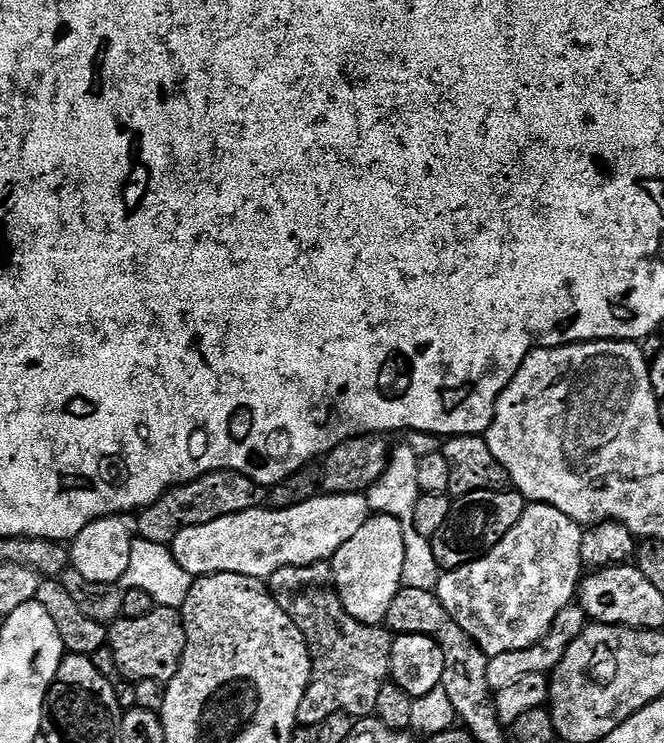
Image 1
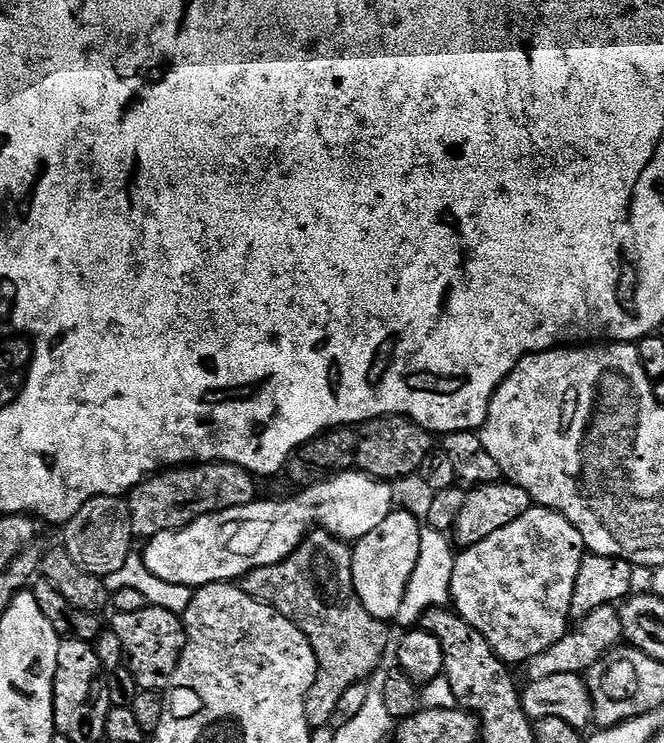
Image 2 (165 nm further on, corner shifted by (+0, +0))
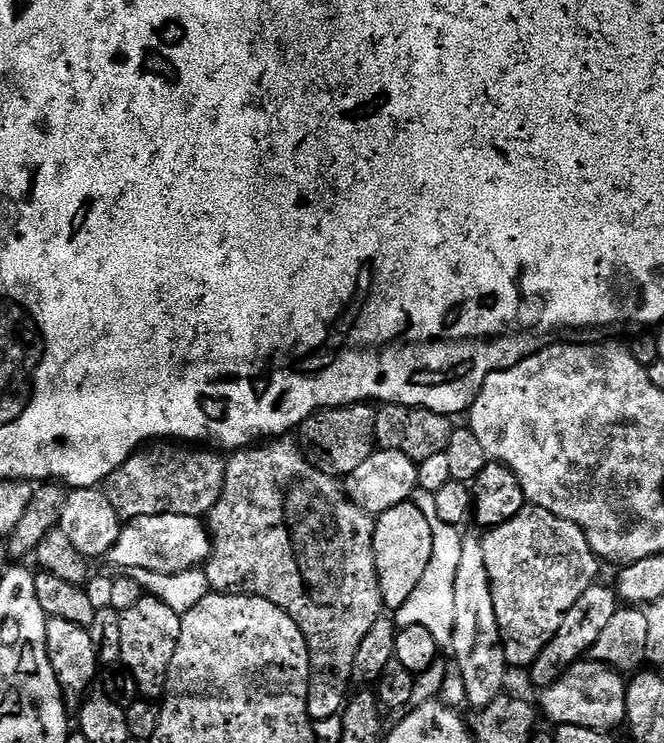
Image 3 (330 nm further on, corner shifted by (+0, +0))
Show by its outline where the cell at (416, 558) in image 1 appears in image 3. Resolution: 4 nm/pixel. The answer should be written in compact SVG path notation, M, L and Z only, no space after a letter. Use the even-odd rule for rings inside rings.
M417 487L411 503L416 504L418 510L426 514L426 522L430 522L430 534L434 534L434 554L430 558L430 566L426 566L426 574L422 574L422 582L418 582L418 587L415 588L414 594L410 594L410 598L406 598L406 603L395 609L394 619L397 629L406 626L426 626L426 630L434 634L434 642L448 646L452 643L454 630L454 574L458 574L462 532L457 525L447 524L442 522L442 518L438 518L434 492Z

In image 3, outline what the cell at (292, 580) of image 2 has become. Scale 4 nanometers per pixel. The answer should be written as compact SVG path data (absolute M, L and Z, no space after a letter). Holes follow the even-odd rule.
M272 438L259 446L233 451L227 457L226 482L222 486L222 498L218 498L218 502L208 511L206 517L208 531L212 538L212 552L208 555L203 570L212 592L220 592L223 596L261 596L274 602L274 606L278 606L286 614L290 614L290 618L294 618L294 622L300 627L306 638L308 647L308 657L310 658L308 719L315 722L343 713L345 703L350 696L348 688L350 689L352 684L352 667L354 658L358 655L358 645L362 643L362 638L366 638L370 626L374 626L374 622L378 622L385 607L378 586L378 570L374 562L374 530L376 529L374 517L358 506L354 506L354 502L349 500L347 494L344 493L341 481L335 476L322 474L322 470L315 468L304 457L299 443L292 441L291 444L290 441L291 439L288 438Z

